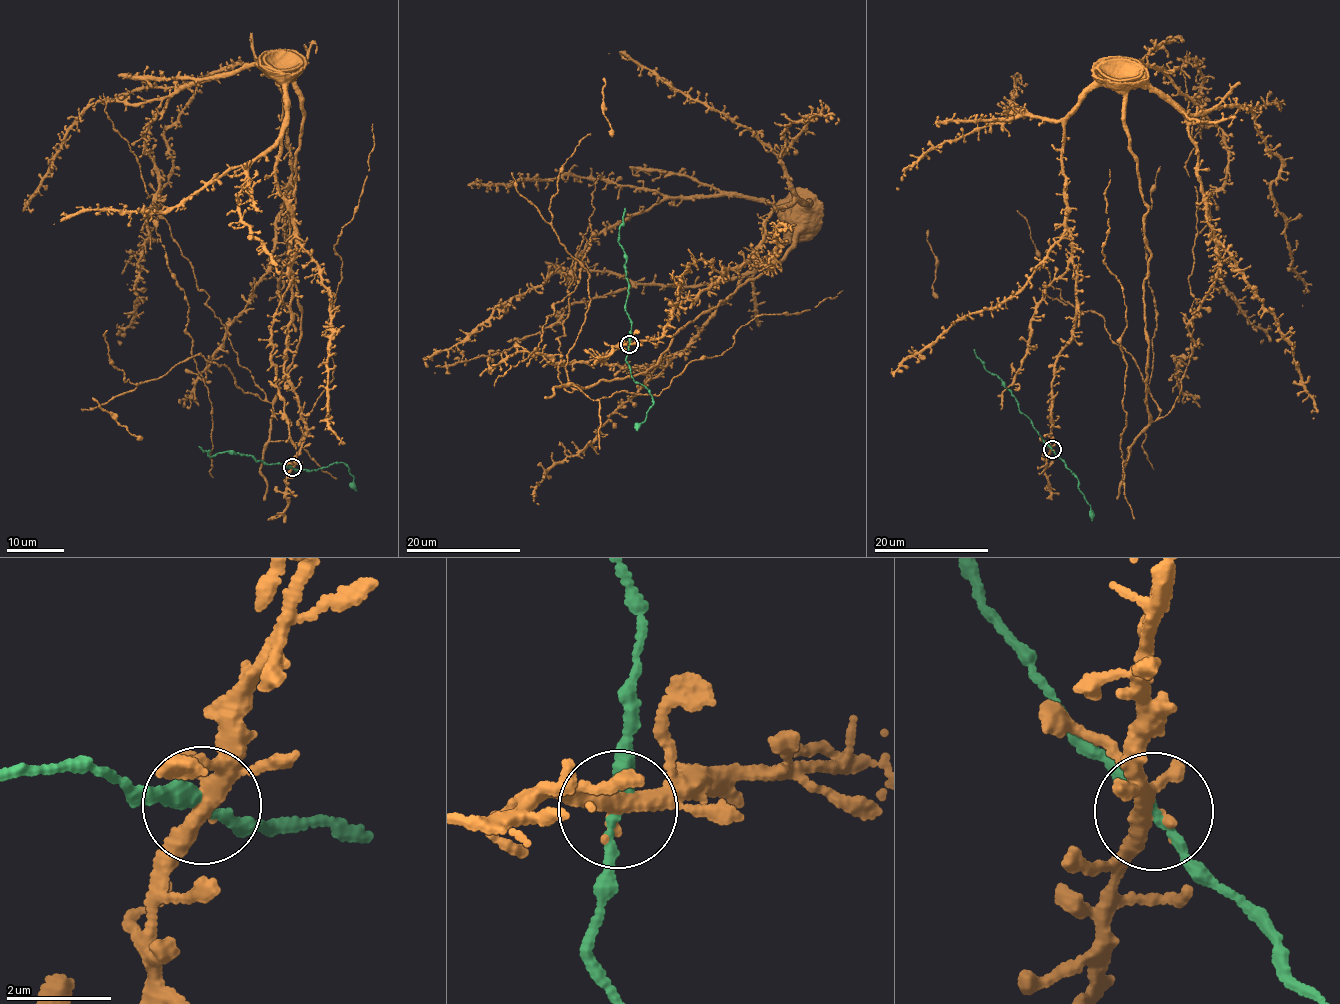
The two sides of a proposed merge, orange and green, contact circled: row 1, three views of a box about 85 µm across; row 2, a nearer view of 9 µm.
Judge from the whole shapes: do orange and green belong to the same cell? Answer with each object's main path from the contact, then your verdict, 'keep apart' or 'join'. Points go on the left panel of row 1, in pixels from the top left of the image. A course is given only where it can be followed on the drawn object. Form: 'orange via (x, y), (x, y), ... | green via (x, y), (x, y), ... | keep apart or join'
orange via (292, 467), (285, 85), (303, 114), (301, 337), (271, 440), (298, 442), (333, 378), (333, 247), (373, 124) | green via (292, 467), (227, 451), (210, 456), (198, 446) | join

